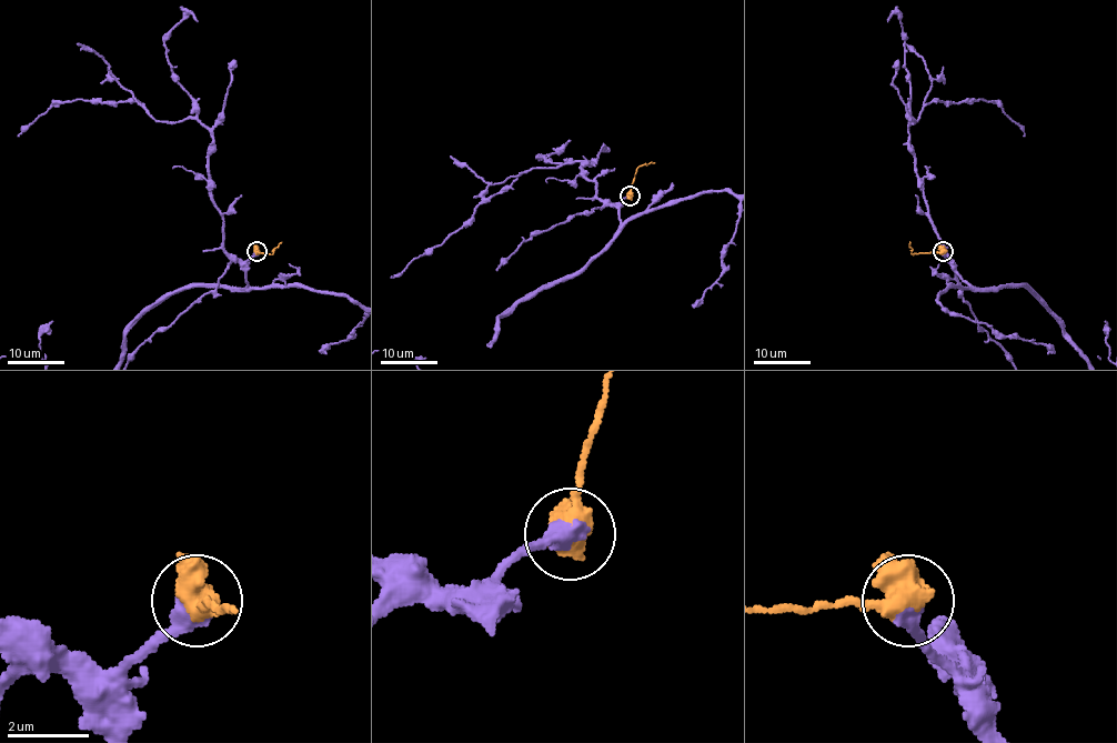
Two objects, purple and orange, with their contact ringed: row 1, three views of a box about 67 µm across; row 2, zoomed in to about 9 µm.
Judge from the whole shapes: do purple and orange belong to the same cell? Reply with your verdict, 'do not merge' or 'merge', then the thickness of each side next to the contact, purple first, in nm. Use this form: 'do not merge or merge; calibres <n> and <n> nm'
merge; calibres 550 and 600 nm

